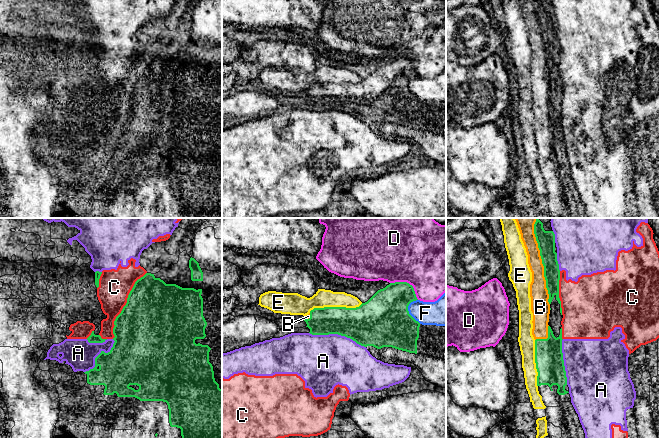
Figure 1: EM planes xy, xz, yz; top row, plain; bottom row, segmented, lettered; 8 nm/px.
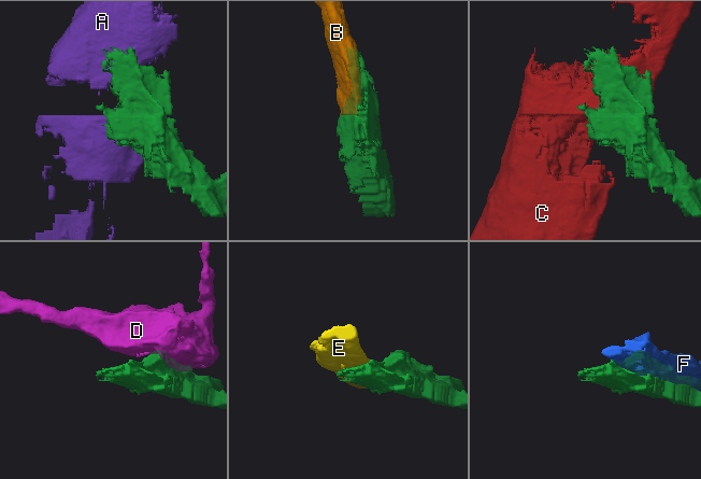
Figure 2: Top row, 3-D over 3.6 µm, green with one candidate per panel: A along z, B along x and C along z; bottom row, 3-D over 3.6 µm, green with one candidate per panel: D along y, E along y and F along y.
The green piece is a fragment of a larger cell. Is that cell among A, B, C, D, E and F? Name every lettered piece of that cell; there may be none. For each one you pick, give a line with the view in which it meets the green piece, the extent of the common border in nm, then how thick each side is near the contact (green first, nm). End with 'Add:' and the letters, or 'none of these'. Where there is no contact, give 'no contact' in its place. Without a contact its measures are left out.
B: contact in yz; length 650 nm; calibres 140 and 140 nm
Add: B

